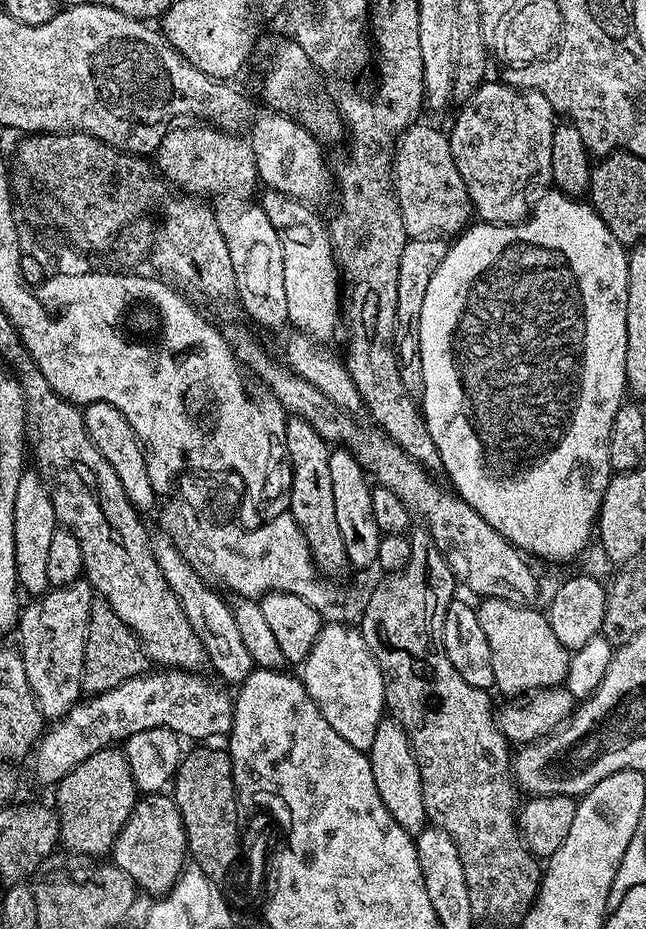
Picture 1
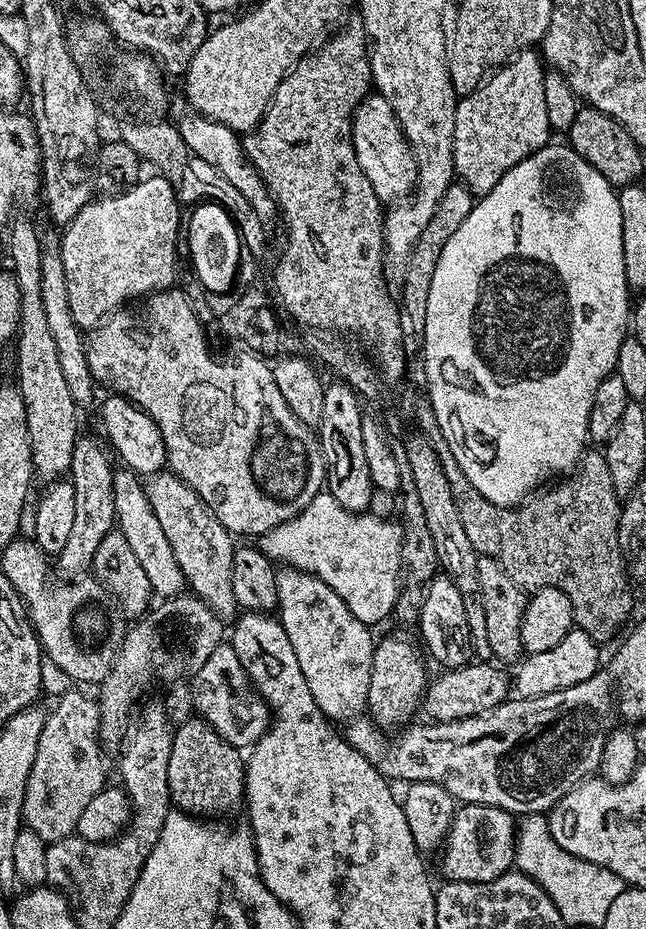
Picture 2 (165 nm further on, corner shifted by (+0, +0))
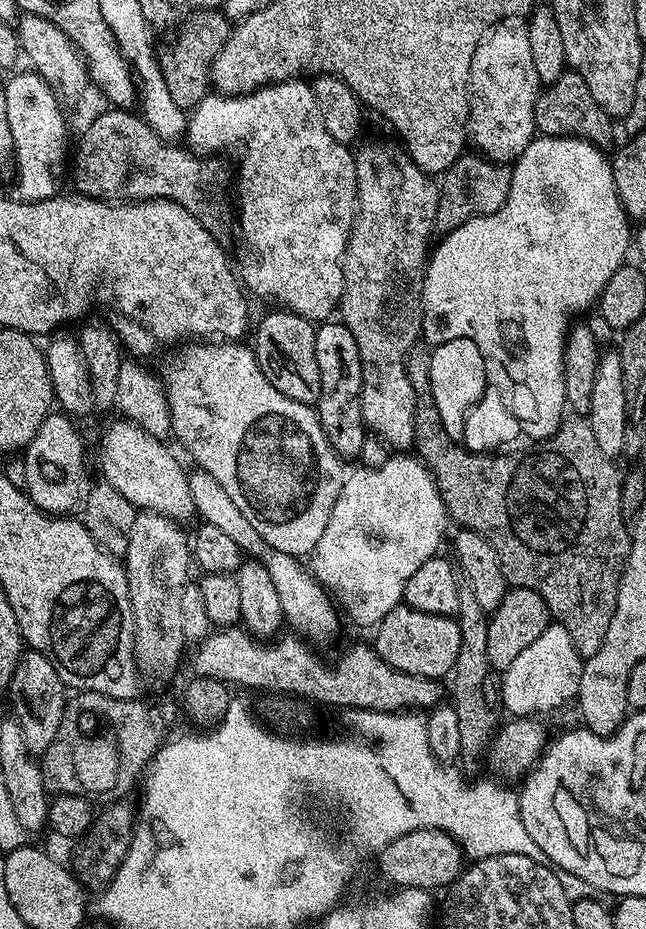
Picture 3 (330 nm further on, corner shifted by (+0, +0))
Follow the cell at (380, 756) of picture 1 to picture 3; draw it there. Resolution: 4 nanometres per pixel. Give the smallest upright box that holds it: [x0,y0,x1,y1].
[374,606,462,678]

